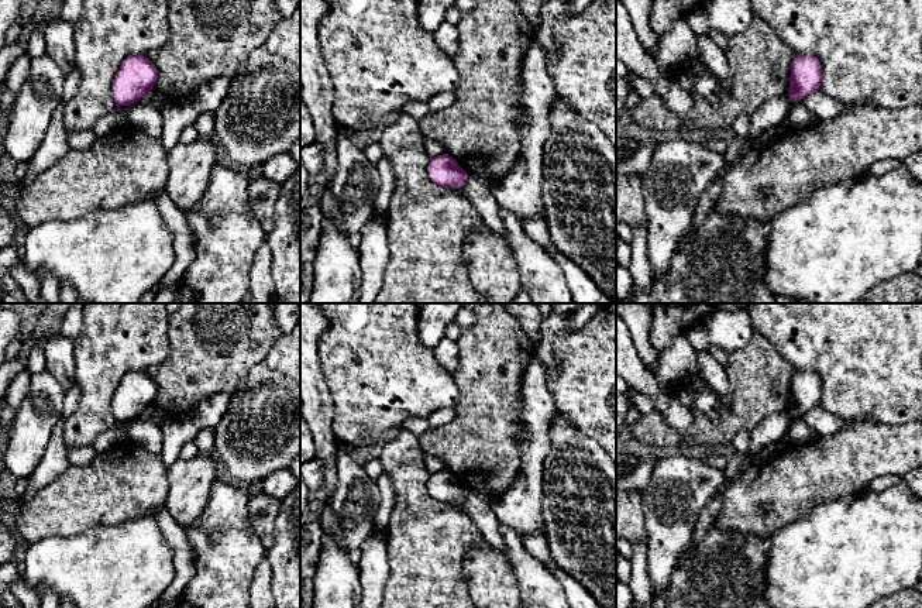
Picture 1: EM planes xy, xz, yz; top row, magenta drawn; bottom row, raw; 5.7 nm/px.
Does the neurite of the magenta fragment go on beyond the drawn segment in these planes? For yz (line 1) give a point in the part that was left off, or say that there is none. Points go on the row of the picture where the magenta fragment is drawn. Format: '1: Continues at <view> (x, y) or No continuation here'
1: No continuation here

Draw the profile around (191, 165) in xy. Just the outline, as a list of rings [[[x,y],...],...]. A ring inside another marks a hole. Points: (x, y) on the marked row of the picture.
[[[209,137],[178,142],[168,152],[169,175],[164,192],[182,212],[189,212],[204,195],[216,164],[216,145]]]

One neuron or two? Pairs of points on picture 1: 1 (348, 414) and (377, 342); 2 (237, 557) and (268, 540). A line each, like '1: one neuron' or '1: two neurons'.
1: one neuron
2: two neurons

